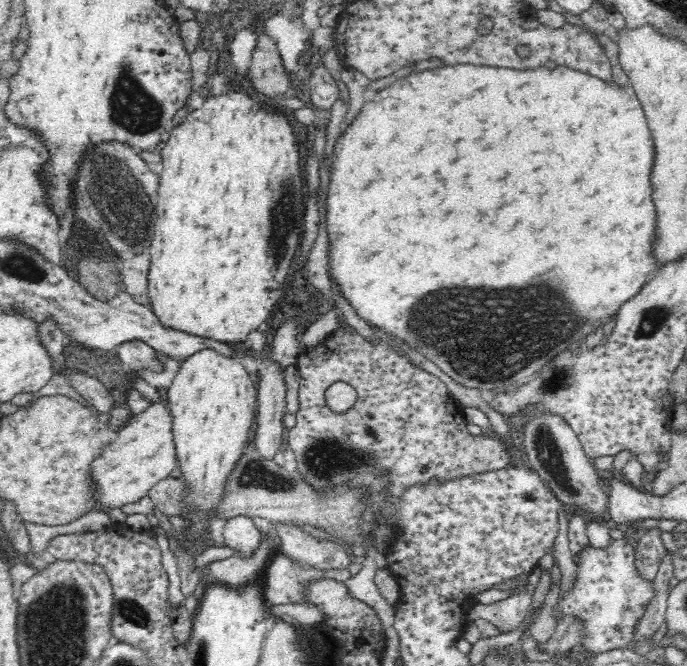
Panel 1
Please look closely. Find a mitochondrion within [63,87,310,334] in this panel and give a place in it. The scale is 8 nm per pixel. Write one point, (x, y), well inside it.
(127, 219)

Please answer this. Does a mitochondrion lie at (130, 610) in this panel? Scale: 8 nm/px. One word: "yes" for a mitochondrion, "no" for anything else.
yes

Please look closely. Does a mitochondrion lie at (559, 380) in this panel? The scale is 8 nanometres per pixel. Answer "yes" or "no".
yes

